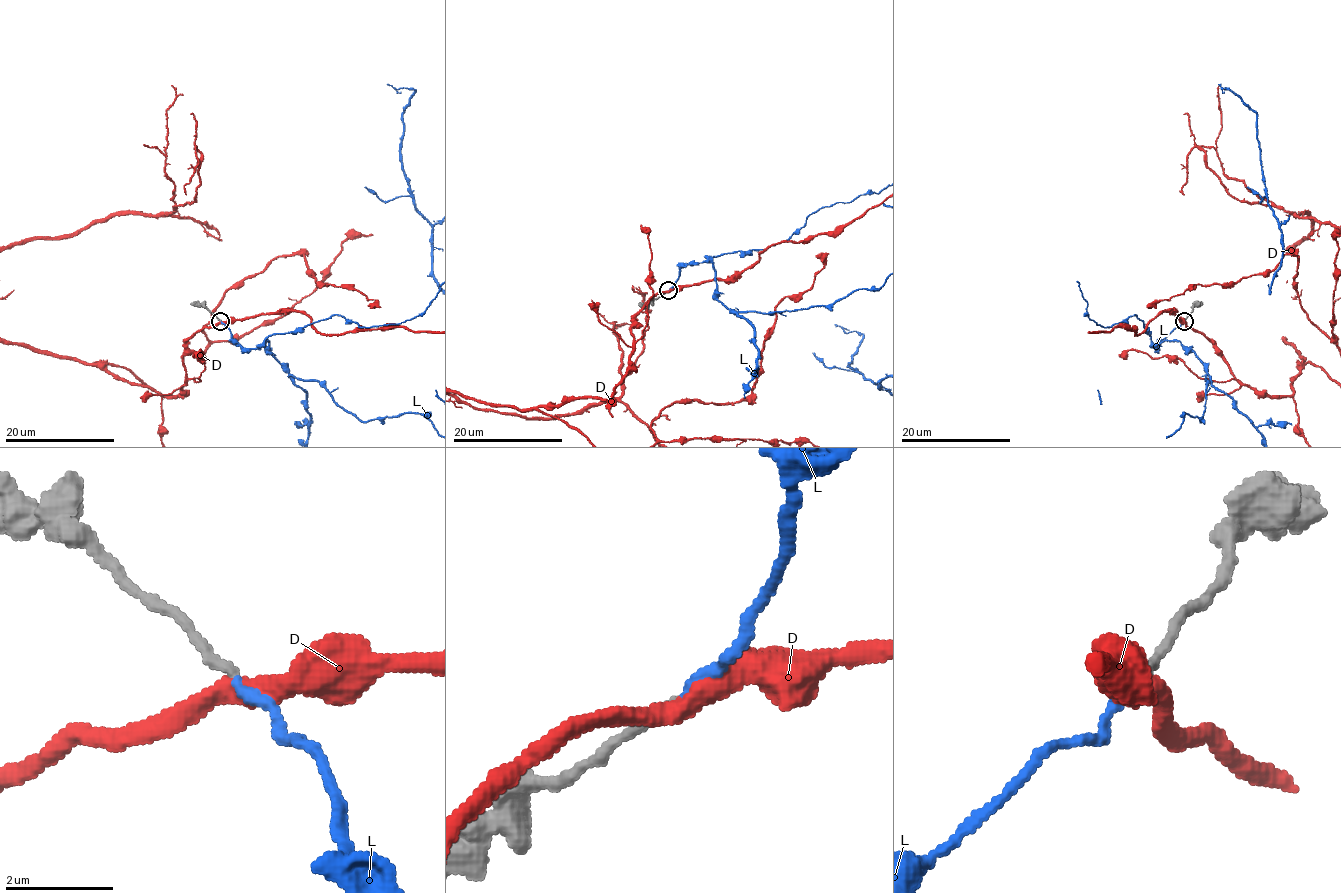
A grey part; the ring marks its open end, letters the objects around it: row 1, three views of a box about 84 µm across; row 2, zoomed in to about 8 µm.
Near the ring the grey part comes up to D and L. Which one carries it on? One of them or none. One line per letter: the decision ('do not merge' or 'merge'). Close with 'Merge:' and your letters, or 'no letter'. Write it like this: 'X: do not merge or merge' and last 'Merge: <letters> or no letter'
D: do not merge
L: merge
Merge: L

